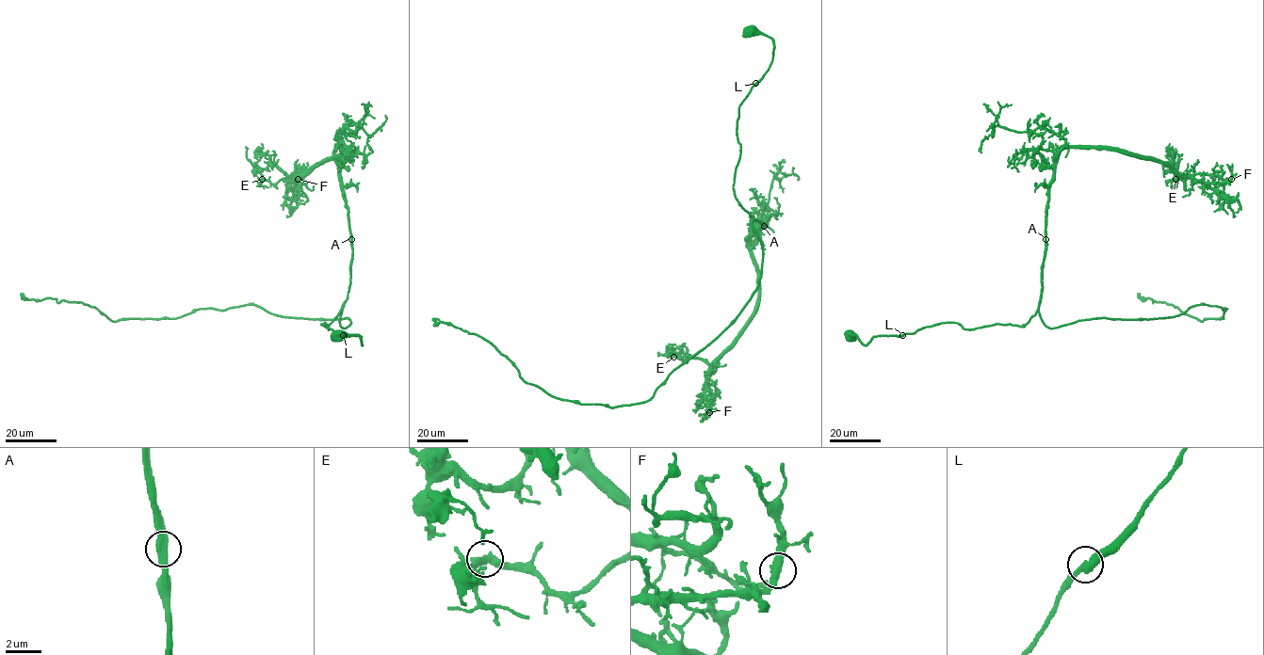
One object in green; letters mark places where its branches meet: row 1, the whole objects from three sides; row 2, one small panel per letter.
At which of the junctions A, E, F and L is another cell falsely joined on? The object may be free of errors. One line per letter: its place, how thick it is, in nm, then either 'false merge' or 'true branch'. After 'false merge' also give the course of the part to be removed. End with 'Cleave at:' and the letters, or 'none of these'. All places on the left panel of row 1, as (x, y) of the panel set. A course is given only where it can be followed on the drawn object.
A: (351, 239) | 440 nm | true branch
E: (262, 179) | 440 nm | true branch
F: (298, 179) | 440 nm | true branch
L: (343, 335) | 420 nm | true branch
Cleave at: none of these

